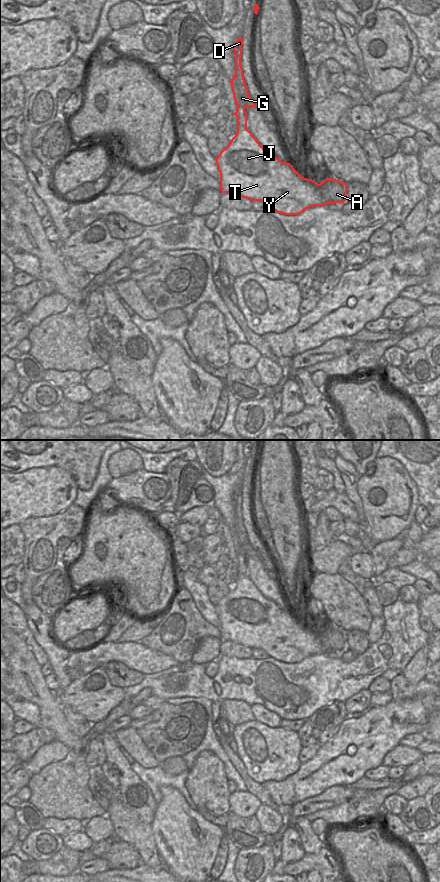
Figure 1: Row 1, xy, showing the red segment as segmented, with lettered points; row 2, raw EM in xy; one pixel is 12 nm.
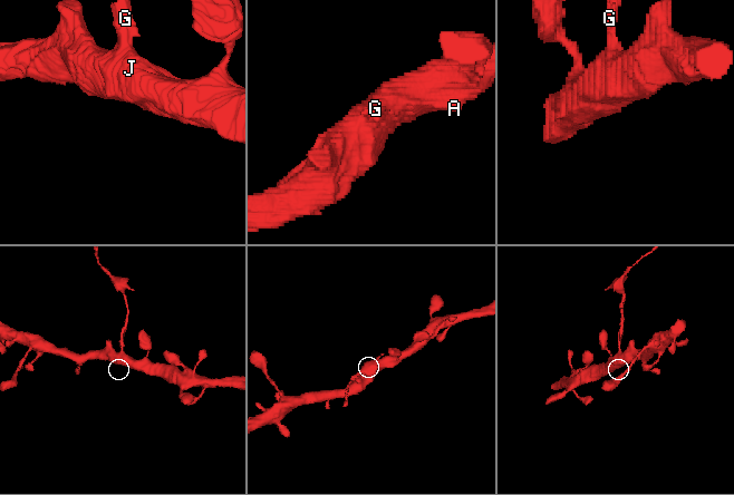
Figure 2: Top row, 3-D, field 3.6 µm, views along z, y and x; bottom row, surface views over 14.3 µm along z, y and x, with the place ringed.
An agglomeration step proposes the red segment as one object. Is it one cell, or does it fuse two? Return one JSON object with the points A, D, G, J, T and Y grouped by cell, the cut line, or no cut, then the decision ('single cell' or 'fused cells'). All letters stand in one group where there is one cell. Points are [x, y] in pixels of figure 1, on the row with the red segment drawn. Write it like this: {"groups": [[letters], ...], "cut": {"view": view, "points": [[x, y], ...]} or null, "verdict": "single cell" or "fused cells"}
{"groups": [["A", "J", "T", "Y"], ["D", "G"]], "cut": {"view": "xy", "points": [[238, 105], [245, 107]]}, "verdict": "fused cells"}

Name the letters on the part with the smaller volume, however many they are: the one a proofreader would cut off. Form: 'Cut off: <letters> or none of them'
Cut off: D, G

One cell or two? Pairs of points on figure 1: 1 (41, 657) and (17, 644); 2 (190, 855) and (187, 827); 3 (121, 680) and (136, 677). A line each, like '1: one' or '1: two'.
1: two
2: one
3: one

